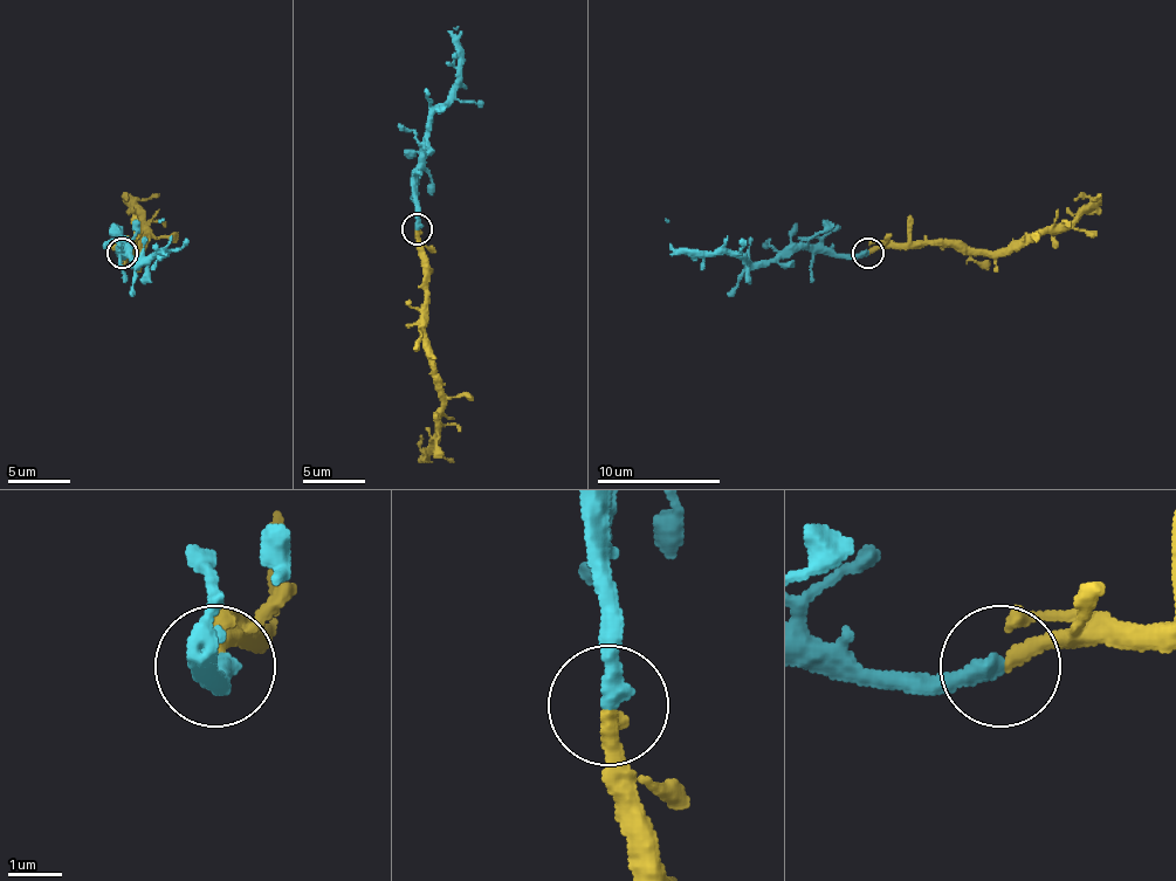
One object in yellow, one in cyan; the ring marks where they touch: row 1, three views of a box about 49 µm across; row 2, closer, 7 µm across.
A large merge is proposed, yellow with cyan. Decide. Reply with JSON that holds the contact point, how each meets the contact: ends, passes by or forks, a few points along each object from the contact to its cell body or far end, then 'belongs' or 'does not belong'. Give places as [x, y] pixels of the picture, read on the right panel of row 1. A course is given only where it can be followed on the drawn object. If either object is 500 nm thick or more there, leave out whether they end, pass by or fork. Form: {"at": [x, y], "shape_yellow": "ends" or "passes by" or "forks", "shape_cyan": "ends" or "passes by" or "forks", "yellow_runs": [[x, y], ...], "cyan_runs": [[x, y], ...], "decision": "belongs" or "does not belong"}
{"at": [867, 253], "shape_yellow": "ends", "shape_cyan": "ends", "yellow_runs": [[868, 252], [915, 246], [1004, 252], [1063, 231], [1100, 193]], "cyan_runs": [[868, 252], [778, 252], [767, 261], [676, 252], [671, 246], [665, 218]], "decision": "belongs"}

